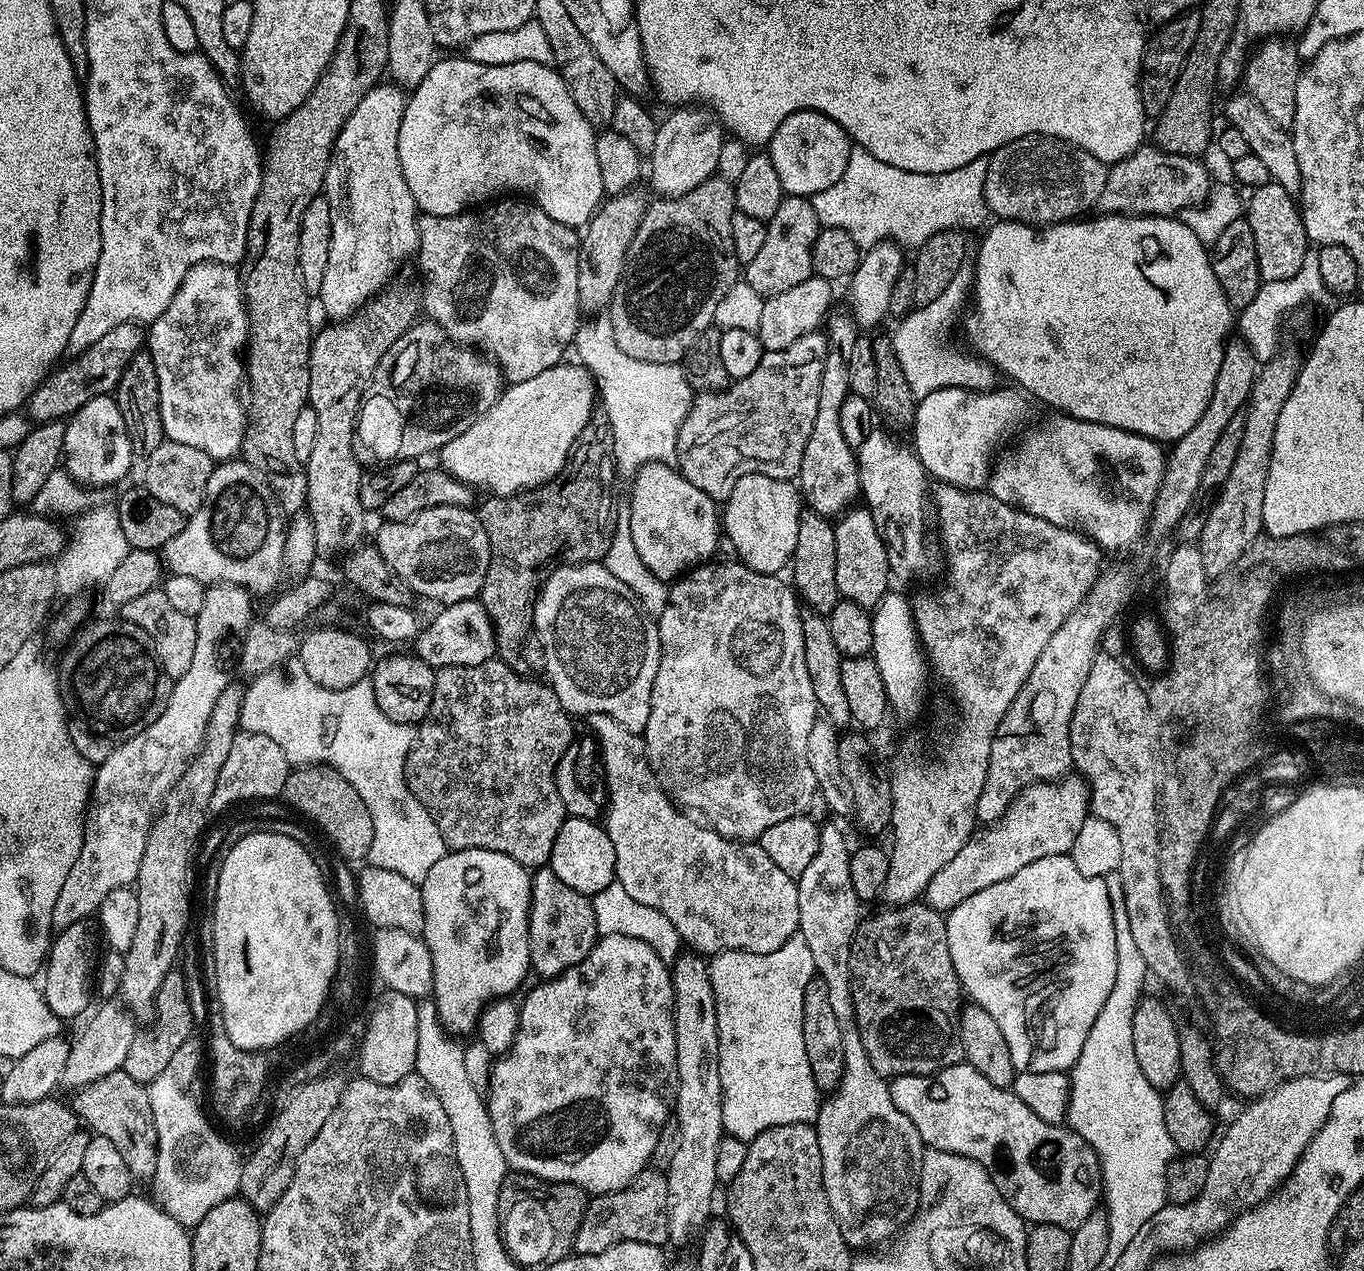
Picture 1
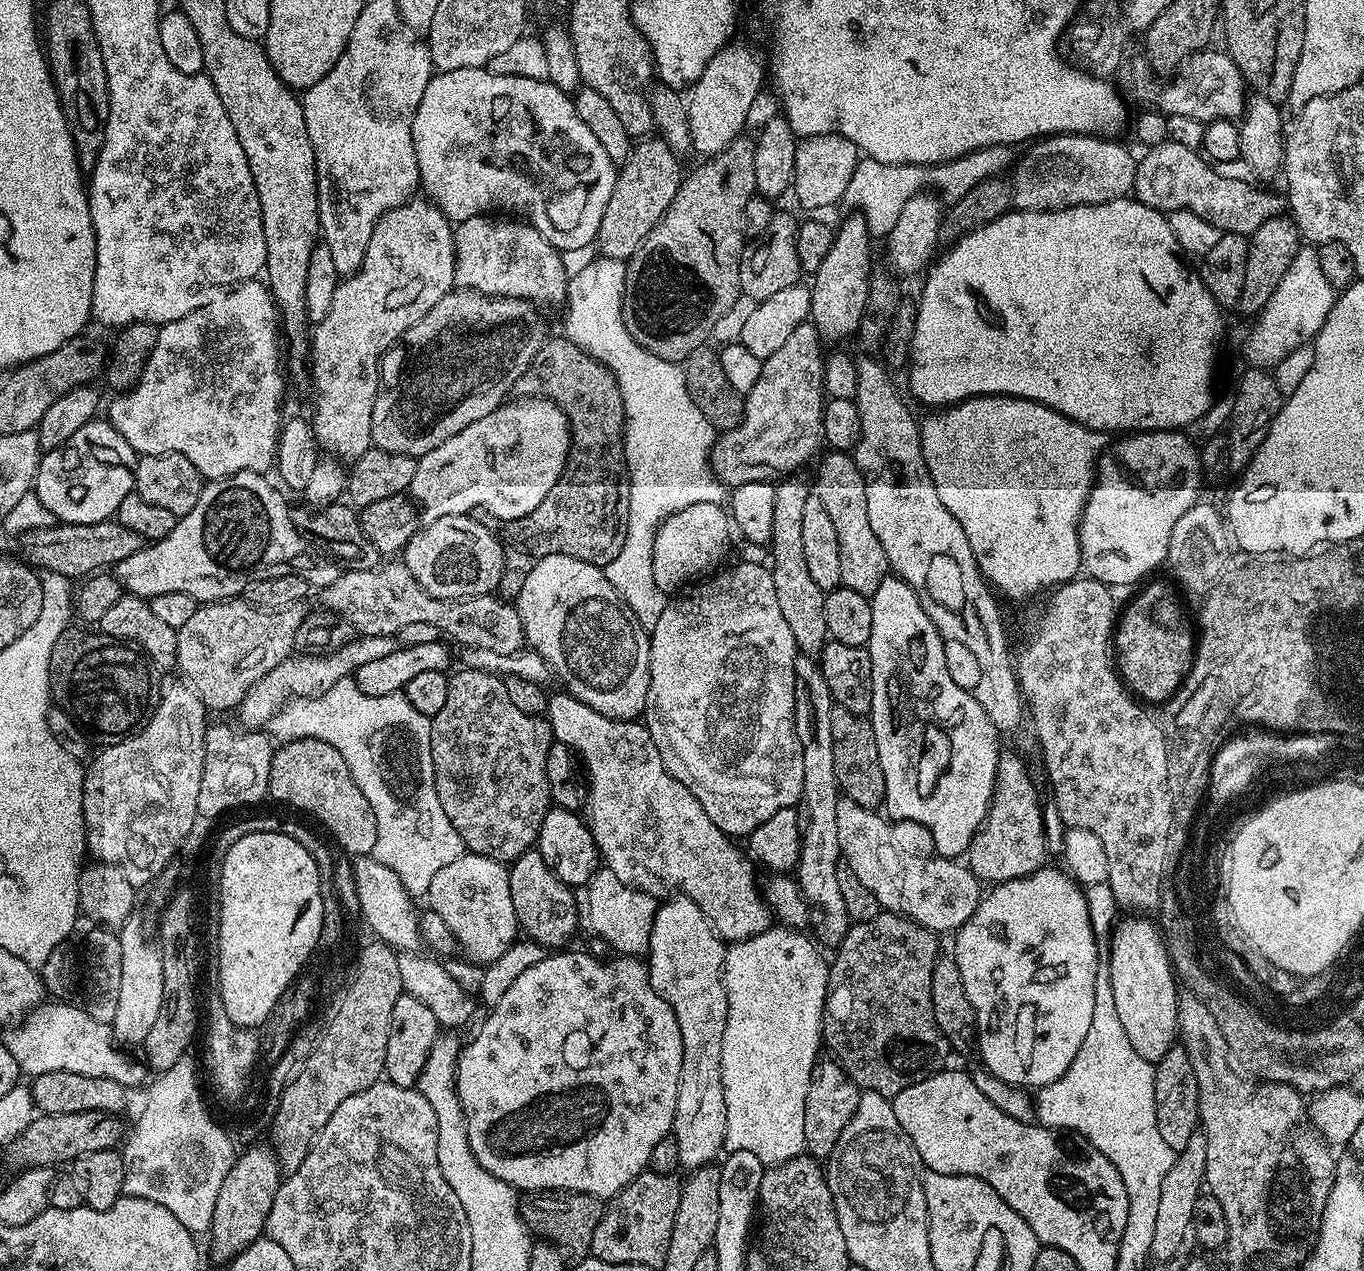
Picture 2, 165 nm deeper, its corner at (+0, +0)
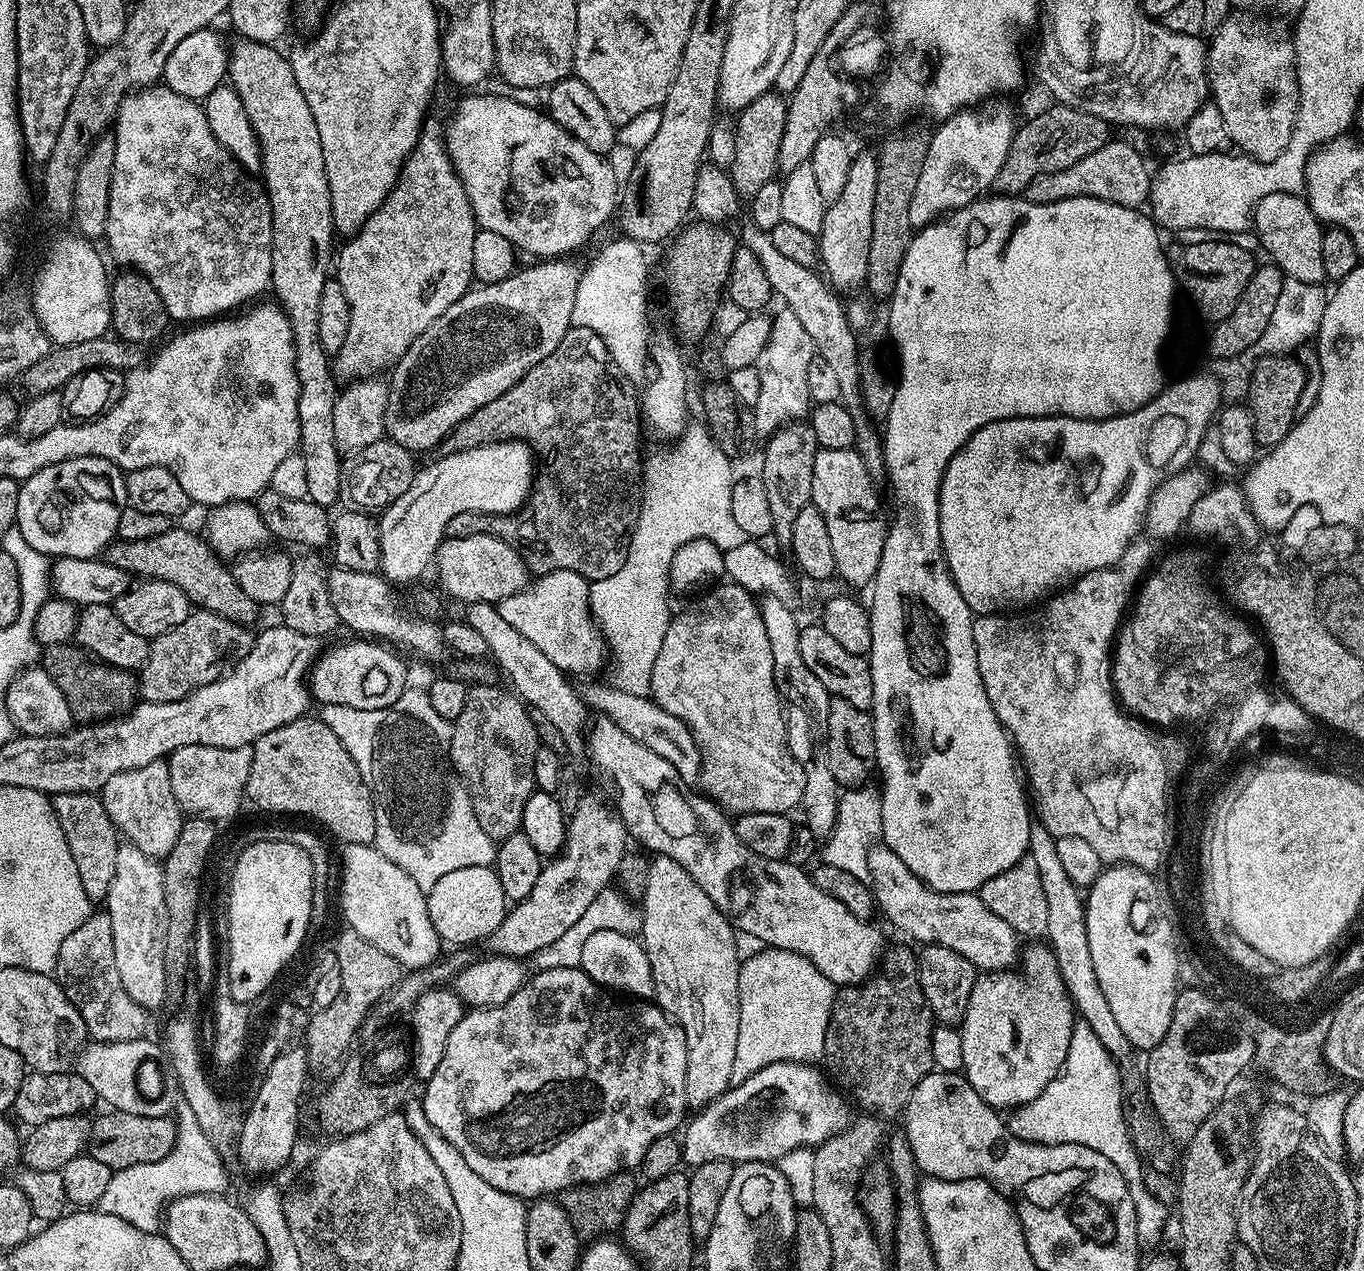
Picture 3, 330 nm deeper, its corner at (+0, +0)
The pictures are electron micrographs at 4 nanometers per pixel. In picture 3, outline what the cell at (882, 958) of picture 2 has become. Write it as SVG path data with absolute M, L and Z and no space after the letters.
M889 947L882 957L882 970L863 984L850 984L837 991L824 1039L827 1075L837 1085L840 1083L839 1087L853 1101L856 1099L867 1115L884 1122L895 1116L897 1119L907 1108L918 1082L934 1070L932 1027L932 1011L920 985L917 953Z

